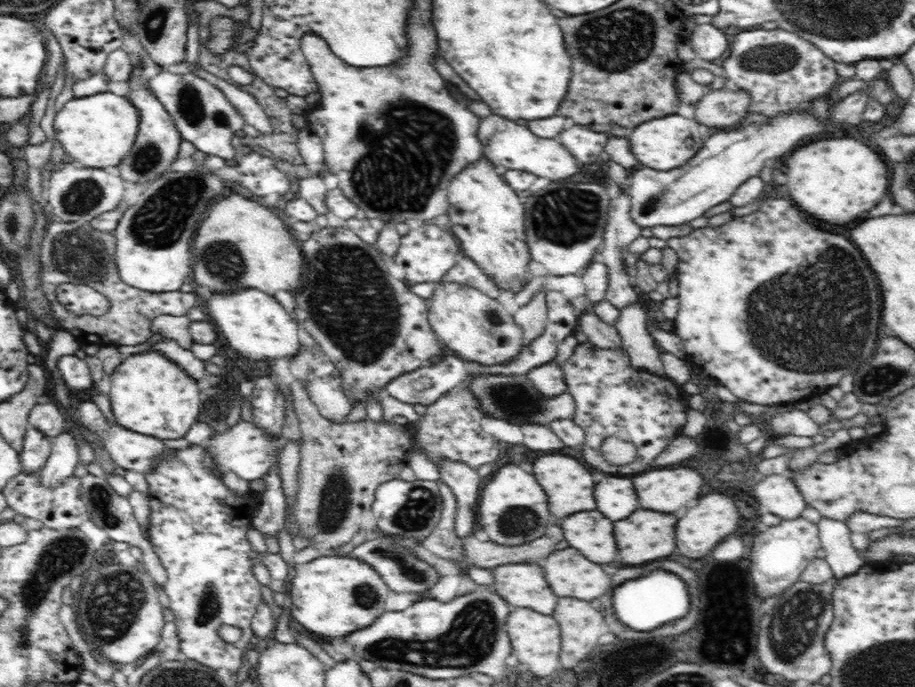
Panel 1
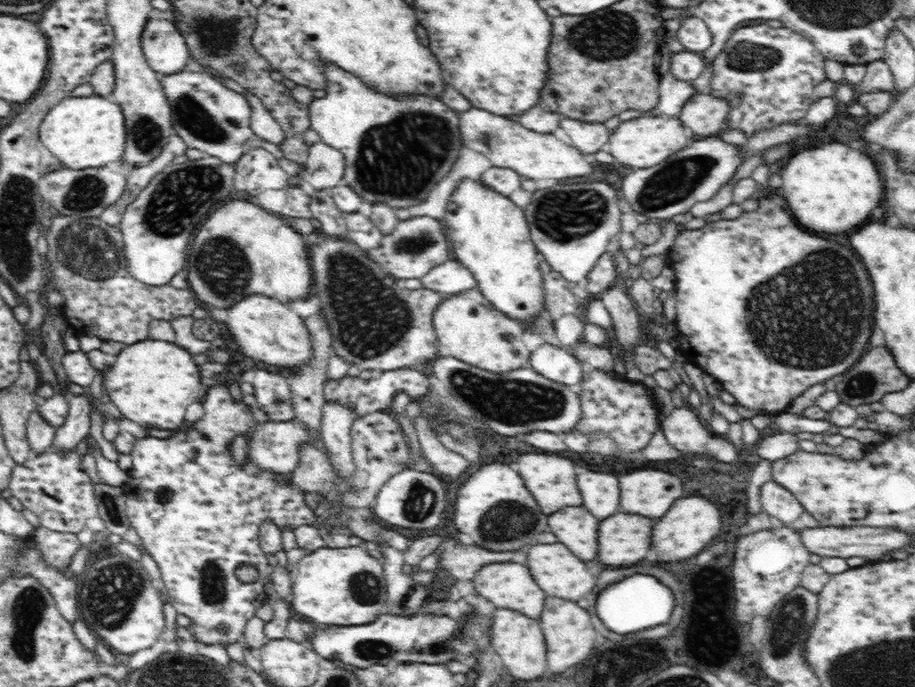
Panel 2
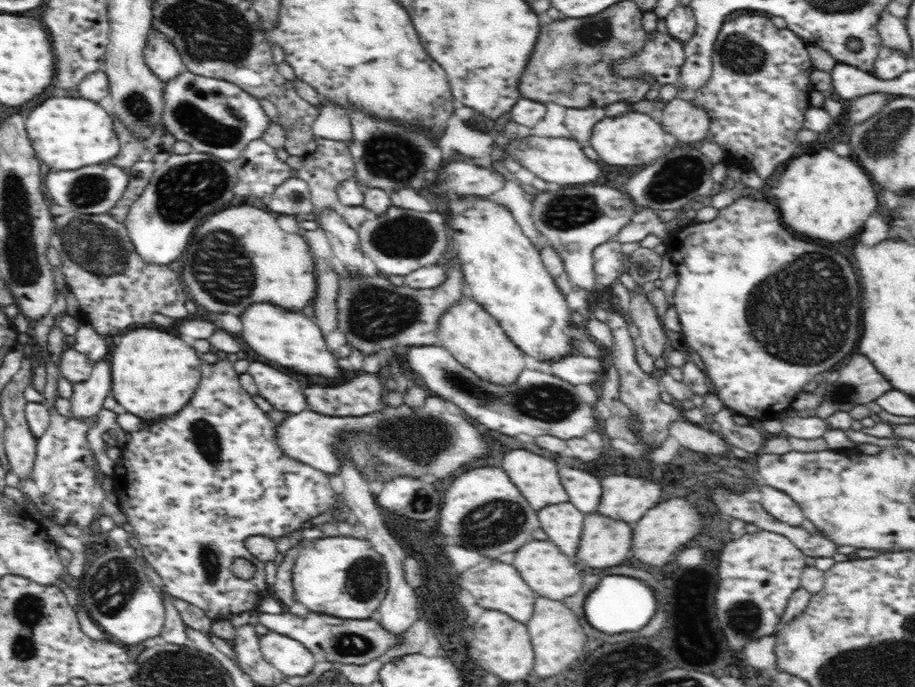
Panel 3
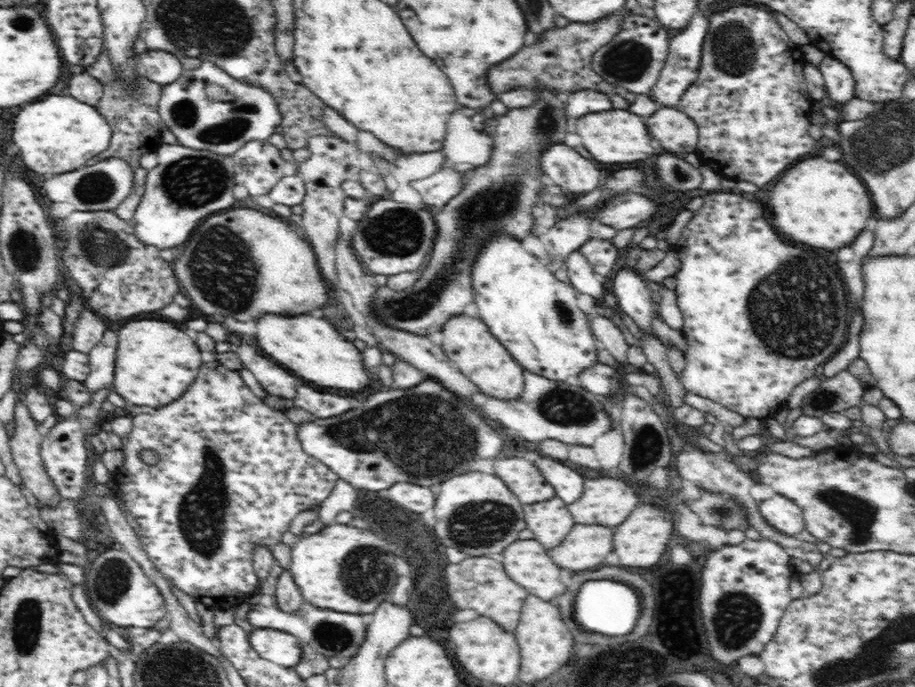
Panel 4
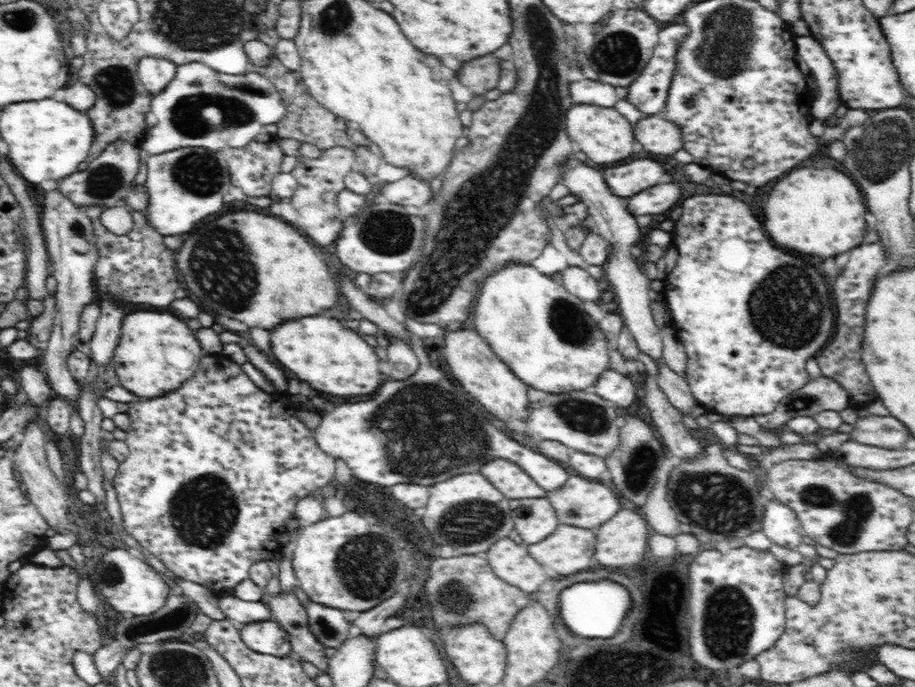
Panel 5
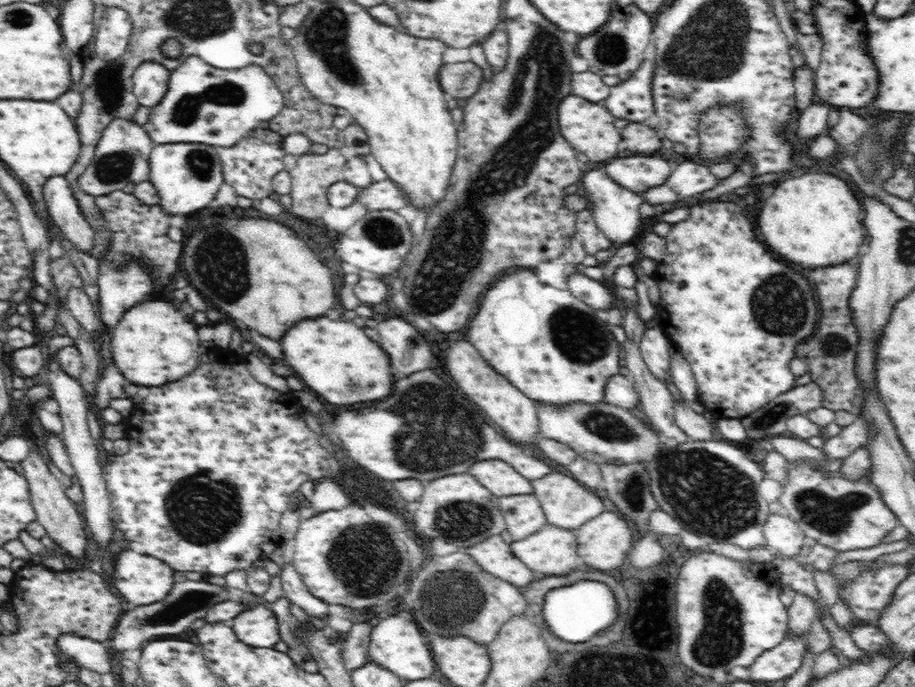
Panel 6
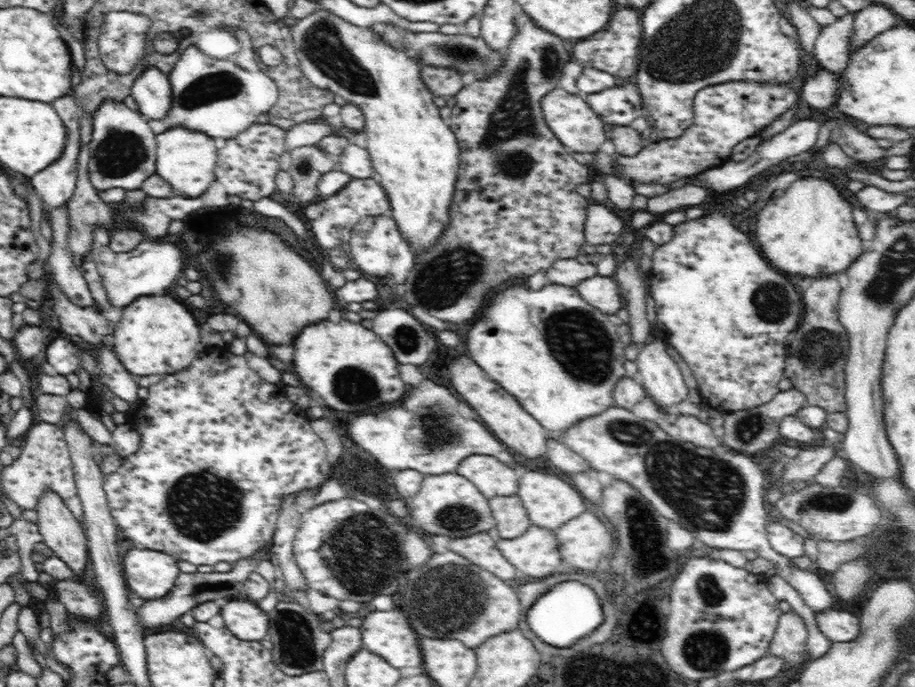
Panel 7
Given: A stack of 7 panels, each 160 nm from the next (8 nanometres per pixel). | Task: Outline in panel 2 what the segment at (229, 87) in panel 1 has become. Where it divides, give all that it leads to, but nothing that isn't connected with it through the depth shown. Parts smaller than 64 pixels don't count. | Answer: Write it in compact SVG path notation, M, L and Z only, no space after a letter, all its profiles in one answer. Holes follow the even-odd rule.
M249 92L246 99L252 107L250 126L253 130L253 136L264 142L279 145L284 140L285 132L278 121L256 96Z

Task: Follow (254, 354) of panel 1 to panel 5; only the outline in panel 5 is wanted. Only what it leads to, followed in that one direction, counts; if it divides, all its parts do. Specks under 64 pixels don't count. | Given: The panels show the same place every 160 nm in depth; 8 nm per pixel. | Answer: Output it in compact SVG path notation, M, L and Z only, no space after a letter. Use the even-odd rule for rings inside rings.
M306 316L290 320L272 330L272 354L300 380L306 380L319 394L332 394L340 398L366 396L385 382L380 372L380 360L372 346L354 330L344 328L338 320L326 316Z

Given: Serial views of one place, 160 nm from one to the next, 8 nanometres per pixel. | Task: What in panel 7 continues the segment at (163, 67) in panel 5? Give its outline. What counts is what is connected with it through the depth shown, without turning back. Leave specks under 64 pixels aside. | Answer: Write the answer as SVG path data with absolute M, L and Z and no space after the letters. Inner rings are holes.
M148 67L133 82L131 95L138 111L147 120L163 119L172 107L172 86L169 75L158 68Z

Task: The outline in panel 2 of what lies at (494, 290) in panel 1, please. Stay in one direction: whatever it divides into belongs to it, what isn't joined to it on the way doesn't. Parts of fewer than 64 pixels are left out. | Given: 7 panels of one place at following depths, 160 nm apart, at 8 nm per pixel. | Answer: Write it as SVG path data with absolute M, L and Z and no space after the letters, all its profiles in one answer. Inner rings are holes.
M451 259L429 269L420 281L425 289L435 294L454 295L476 286L476 279L472 277L472 273L460 261Z

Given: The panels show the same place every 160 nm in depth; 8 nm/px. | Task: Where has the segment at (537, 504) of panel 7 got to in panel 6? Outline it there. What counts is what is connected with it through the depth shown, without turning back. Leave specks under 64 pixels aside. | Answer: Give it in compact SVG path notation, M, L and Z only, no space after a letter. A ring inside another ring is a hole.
M546 474L543 478L530 480L532 483L532 495L538 499L543 508L547 523L560 529L576 530L586 522L604 513L602 500L586 490L582 484L572 480L570 476L564 474Z

